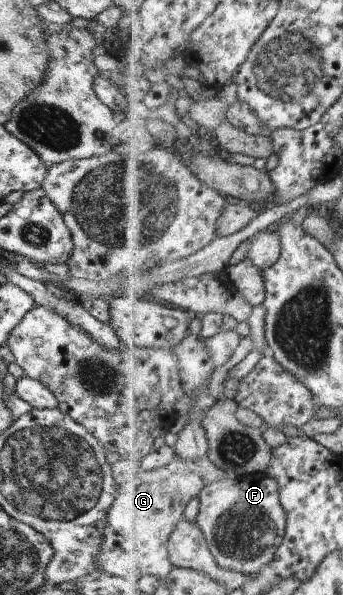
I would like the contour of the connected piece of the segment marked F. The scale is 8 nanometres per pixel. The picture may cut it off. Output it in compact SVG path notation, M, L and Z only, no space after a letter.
M264 472L220 479L202 489L196 517L217 563L229 571L254 575L276 556L287 527L279 482Z

